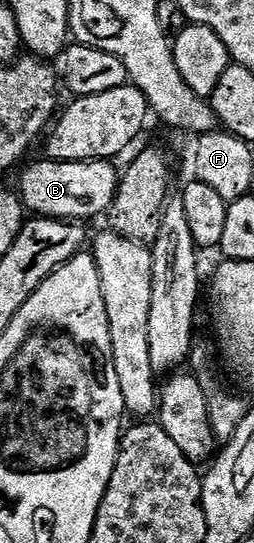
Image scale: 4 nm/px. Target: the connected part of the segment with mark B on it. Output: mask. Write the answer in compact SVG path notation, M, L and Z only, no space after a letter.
M49 159L34 161L18 177L16 192L22 198L23 205L31 214L39 218L50 218L54 221L86 223L89 217L98 217L109 210L110 204L118 190L119 170L113 169L110 161L73 161L72 163L60 163Z

